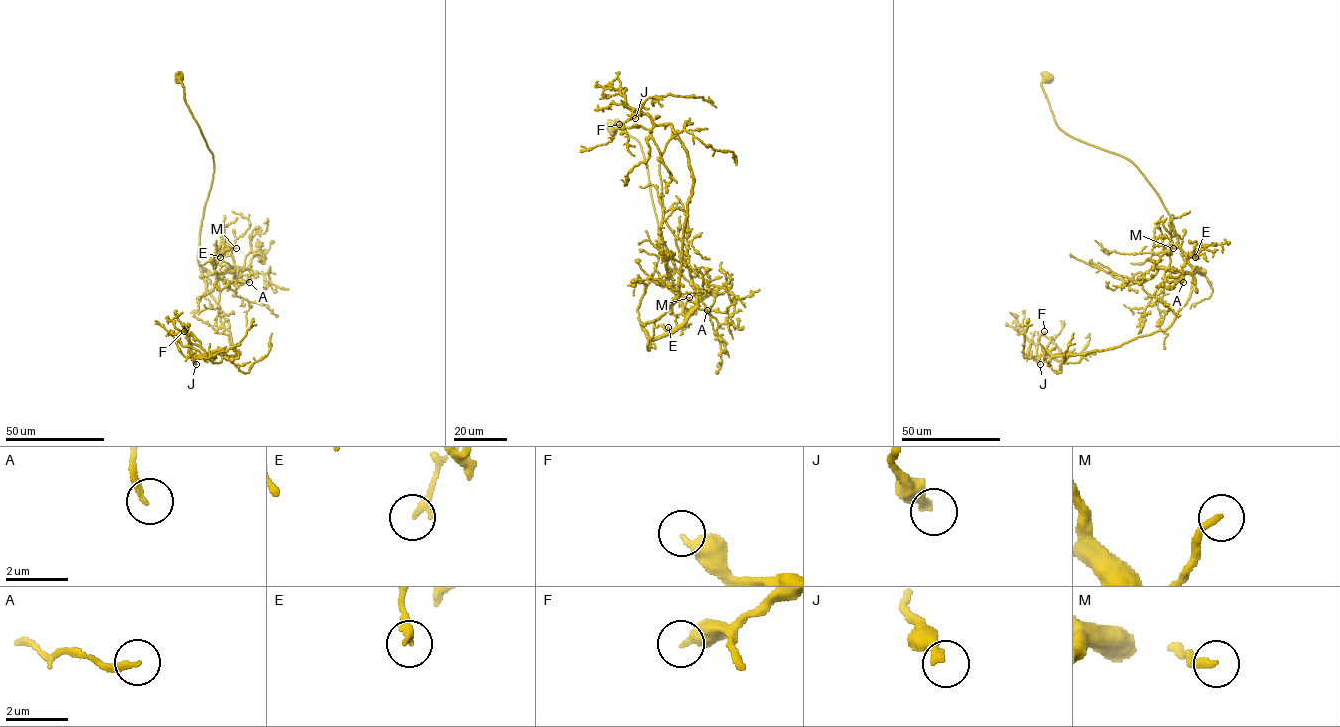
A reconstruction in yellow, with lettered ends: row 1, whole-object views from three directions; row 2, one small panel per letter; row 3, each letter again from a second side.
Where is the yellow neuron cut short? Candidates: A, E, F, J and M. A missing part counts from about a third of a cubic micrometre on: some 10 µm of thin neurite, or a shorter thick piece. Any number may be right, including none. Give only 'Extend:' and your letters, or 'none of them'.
Extend: M

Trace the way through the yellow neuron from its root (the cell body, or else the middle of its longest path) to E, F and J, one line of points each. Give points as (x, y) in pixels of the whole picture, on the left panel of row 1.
E: (179, 77), (214, 164), (198, 260), (211, 273), (227, 272), (233, 258), (226, 251), (220, 257)
F: (179, 77), (214, 164), (198, 260), (239, 353), (206, 354), (184, 331)
J: (179, 77), (214, 164), (198, 260), (239, 352), (213, 350), (196, 357), (196, 364)

